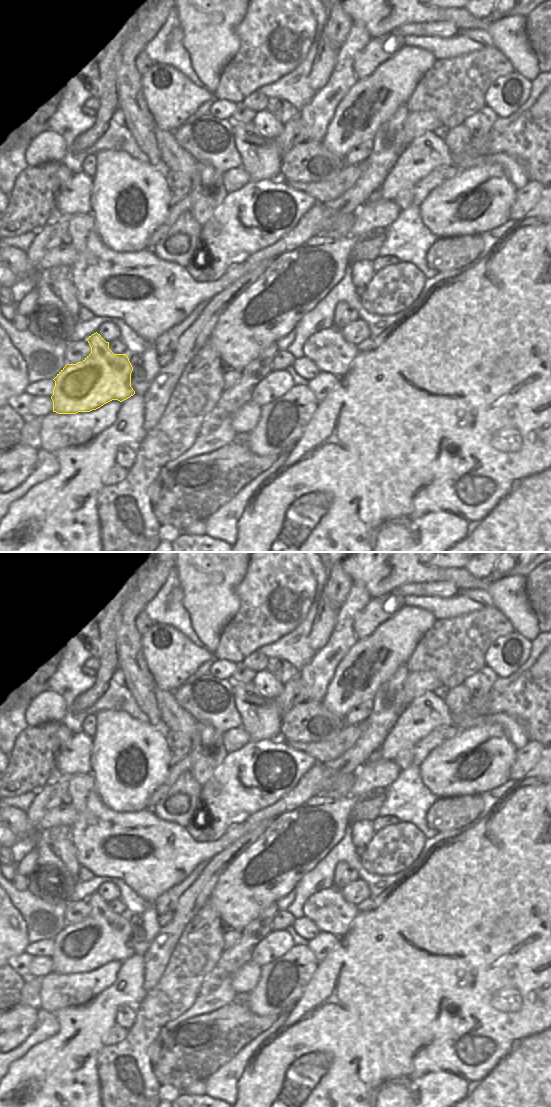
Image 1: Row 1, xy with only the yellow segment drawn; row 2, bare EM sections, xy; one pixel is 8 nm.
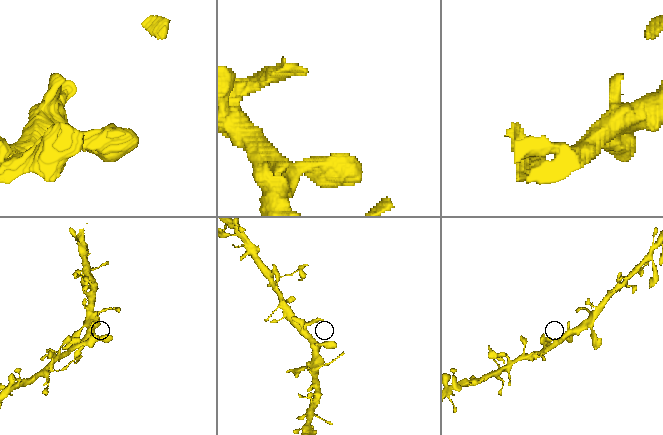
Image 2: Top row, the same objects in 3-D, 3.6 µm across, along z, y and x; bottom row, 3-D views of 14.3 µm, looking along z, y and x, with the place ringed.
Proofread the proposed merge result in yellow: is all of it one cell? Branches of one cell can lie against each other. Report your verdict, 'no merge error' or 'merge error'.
no merge error

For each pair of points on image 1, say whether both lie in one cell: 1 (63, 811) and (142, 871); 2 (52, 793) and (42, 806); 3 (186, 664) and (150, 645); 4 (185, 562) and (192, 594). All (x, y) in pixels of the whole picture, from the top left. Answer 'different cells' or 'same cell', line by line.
1: different cells
2: same cell
3: same cell
4: same cell

